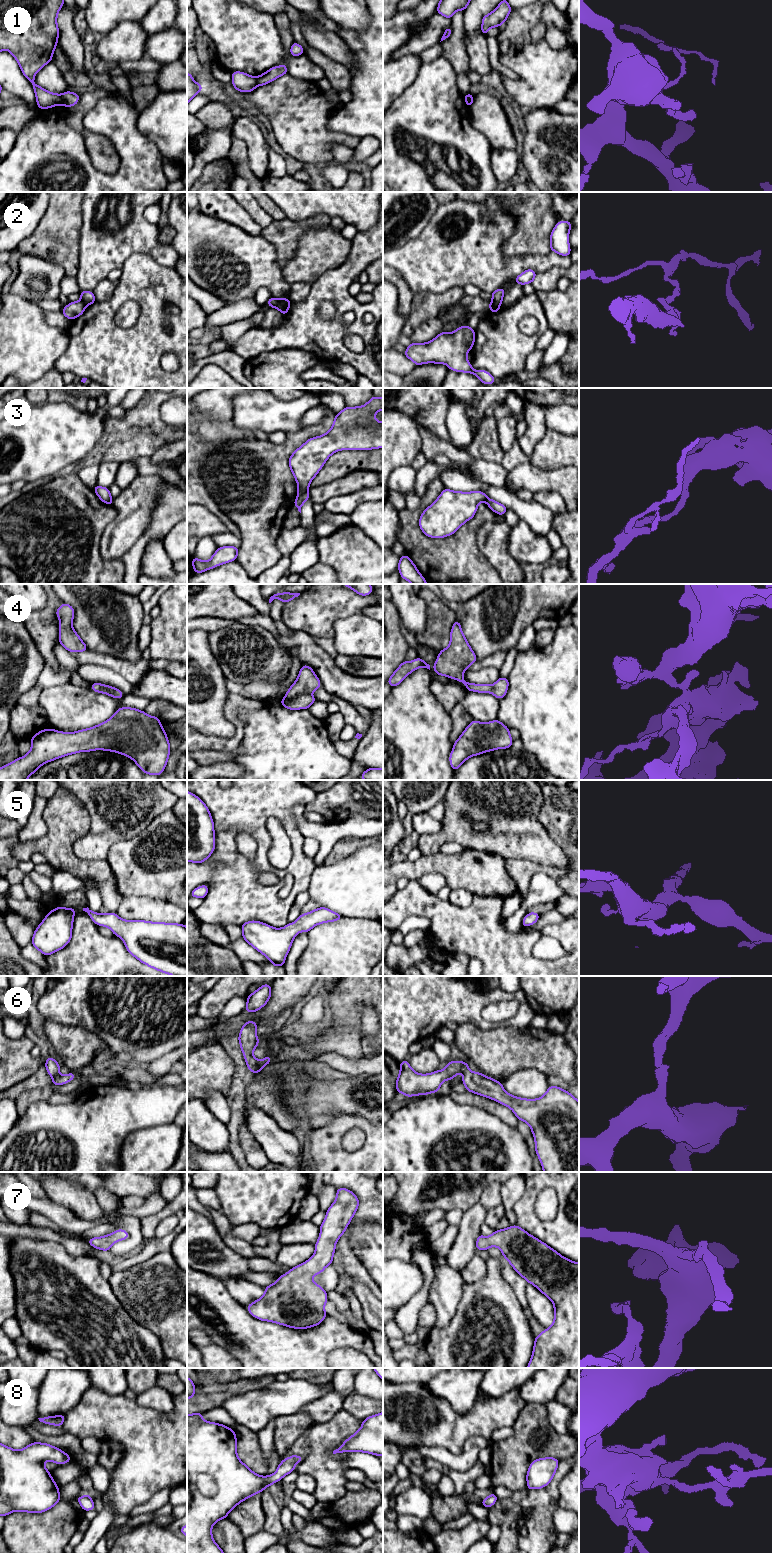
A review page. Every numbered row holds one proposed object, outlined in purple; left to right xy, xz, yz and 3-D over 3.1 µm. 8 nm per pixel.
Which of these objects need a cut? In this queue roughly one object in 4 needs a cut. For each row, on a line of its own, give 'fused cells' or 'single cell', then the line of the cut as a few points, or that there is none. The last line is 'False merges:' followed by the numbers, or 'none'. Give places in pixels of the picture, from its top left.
1: fused cells; cut in xy along (60, 95), (63, 104)
2: fused cells; cut in xz along (280, 299), (277, 308)
3: fused cells; cut in xz along (307, 491), (298, 496)
4: single cell; no cut
5: single cell; no cut
6: single cell; no cut
7: single cell; no cut
8: single cell; no cut
False merges: 1, 2, 3

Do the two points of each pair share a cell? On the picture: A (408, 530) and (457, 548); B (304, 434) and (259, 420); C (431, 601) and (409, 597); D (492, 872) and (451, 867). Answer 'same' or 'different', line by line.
A: same
B: different
C: different
D: same

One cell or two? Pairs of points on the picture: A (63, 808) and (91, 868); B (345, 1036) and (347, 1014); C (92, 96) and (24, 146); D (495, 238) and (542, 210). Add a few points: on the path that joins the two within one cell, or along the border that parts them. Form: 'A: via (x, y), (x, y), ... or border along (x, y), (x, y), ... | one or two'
A: via (63, 826), (63, 851), (73, 861) | one
B: border along (331, 1021), (338, 1027), (355, 1027), (361, 1039) | two
C: border along (67, 107), (66, 122), (72, 128), (82, 133) | two
D: border along (501, 207), (515, 225), (503, 245) | two

